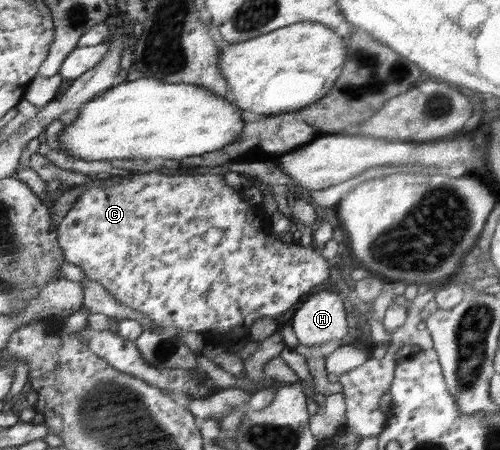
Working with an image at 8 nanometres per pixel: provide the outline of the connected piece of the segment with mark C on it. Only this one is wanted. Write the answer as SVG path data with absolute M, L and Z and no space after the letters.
M150 170L150 172L134 172L134 175L129 178L116 176L114 180L104 180L104 184L98 187L83 186L83 193L58 225L57 240L66 262L80 266L88 279L102 284L122 304L141 312L144 318L152 320L152 324L155 324L156 327L174 327L180 331L186 330L198 332L198 334L210 332L210 334L224 336L224 340L228 341L240 332L248 332L248 328L254 324L254 320L258 320L262 316L270 316L270 318L276 316L277 319L280 314L284 314L286 310L296 306L298 300L304 294L308 294L314 286L322 284L330 274L330 266L328 266L326 258L320 256L311 245L304 247L296 241L280 244L276 240L277 232L272 232L270 220L266 220L268 217L268 213L260 214L254 205L248 206L246 200L238 194L238 189L226 184L224 175L214 175L208 170L208 172L194 172L194 174L180 172L174 176L166 176L159 173L158 170L154 170L154 172Z

